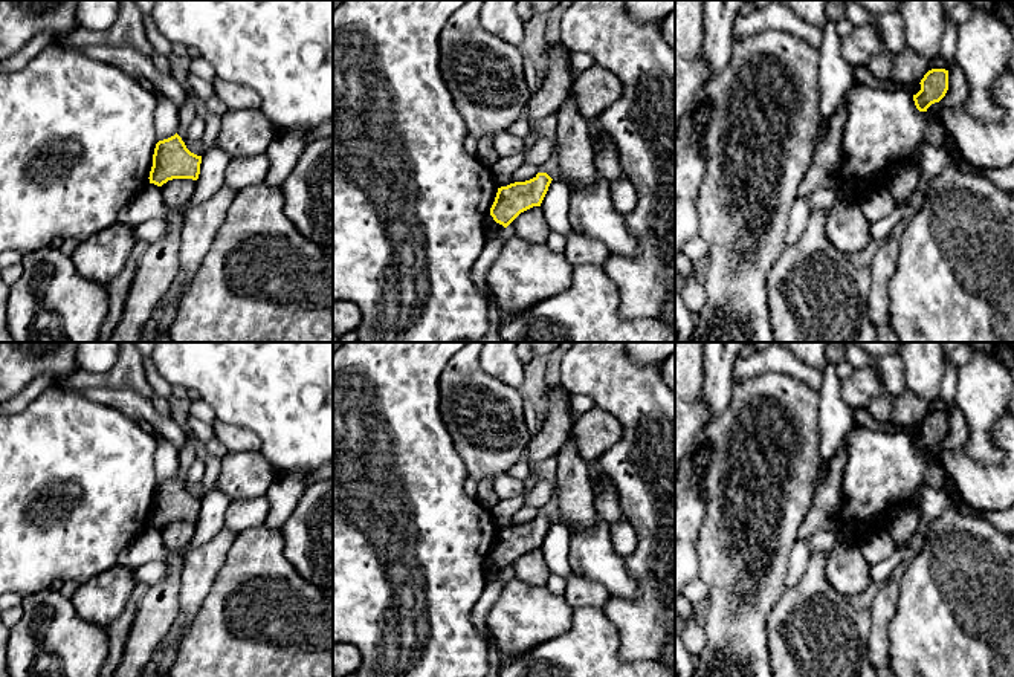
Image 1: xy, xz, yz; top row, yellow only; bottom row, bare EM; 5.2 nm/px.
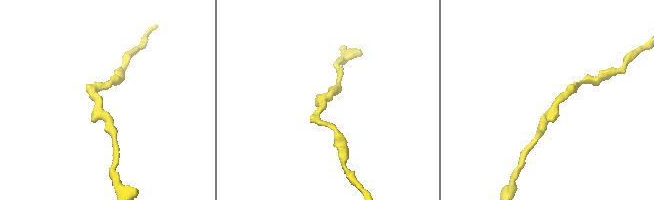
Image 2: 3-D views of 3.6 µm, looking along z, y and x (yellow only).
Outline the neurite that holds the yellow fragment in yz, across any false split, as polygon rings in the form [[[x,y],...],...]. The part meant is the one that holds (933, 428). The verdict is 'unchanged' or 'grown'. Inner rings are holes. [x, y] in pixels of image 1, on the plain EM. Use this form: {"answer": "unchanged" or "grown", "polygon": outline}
{"answer": "unchanged", "polygon": [[[932,411],[921,422],[921,432],[913,437],[915,448],[919,454],[927,454],[927,451],[939,445],[948,432],[948,413]]]}

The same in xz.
{"answer": "unchanged", "polygon": [[[538,515],[530,523],[498,530],[490,558],[496,565],[507,570],[521,555],[541,549],[551,523],[547,515]]]}

